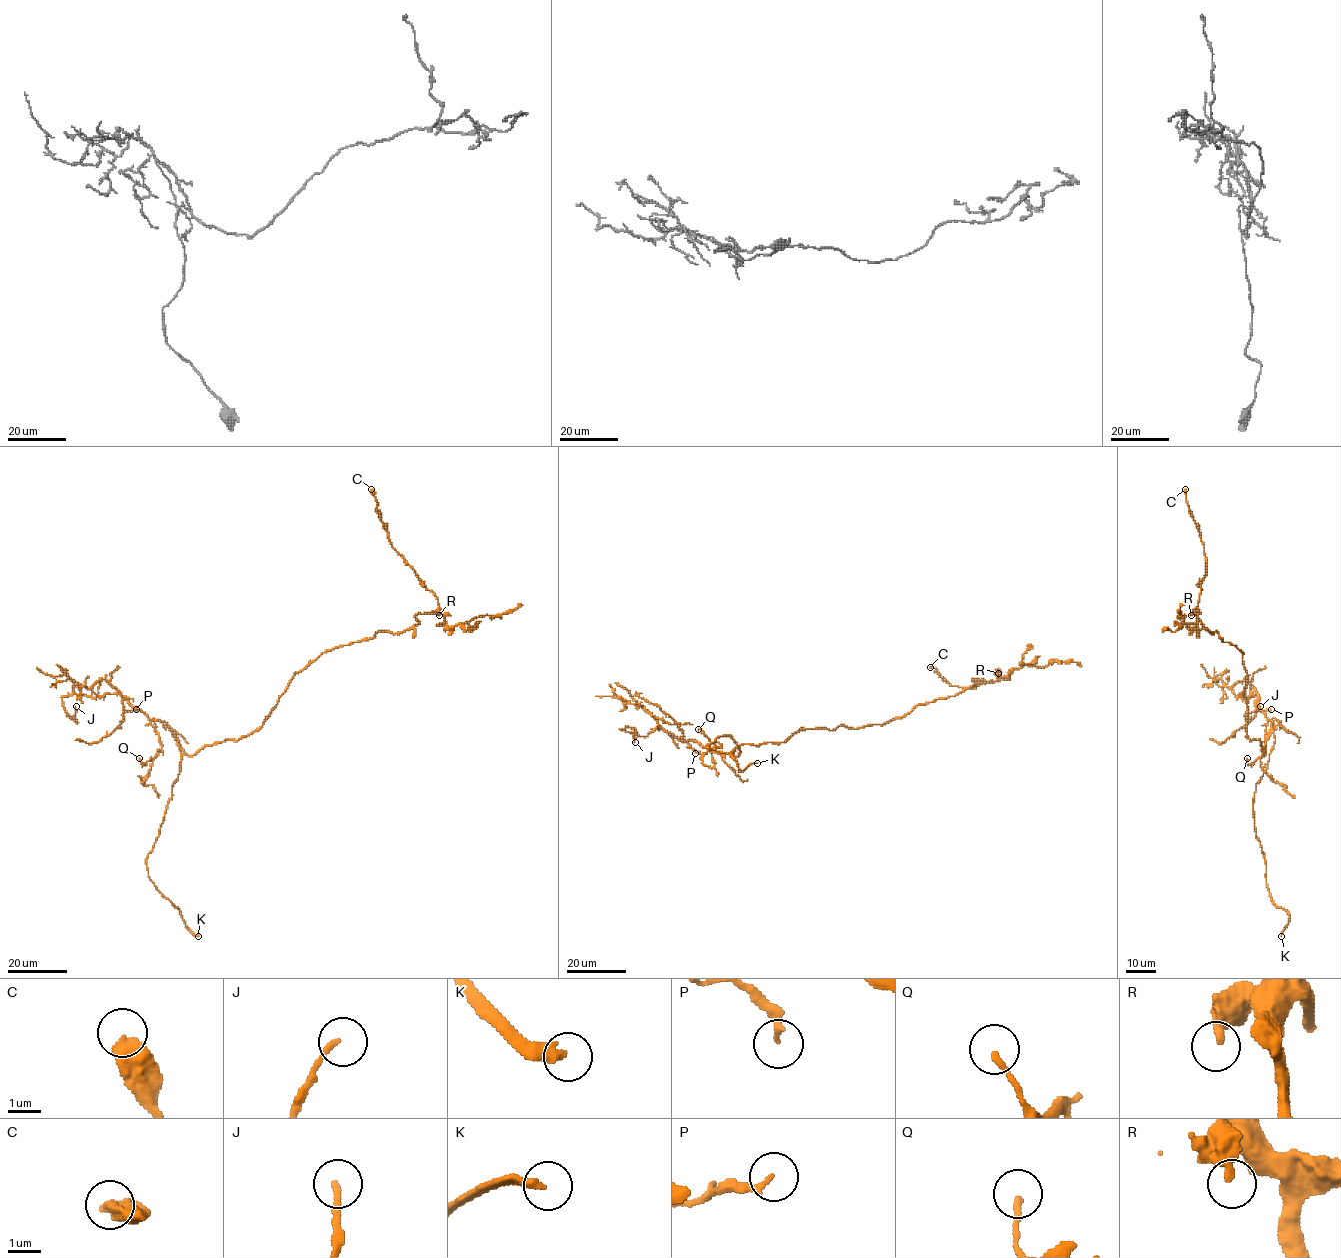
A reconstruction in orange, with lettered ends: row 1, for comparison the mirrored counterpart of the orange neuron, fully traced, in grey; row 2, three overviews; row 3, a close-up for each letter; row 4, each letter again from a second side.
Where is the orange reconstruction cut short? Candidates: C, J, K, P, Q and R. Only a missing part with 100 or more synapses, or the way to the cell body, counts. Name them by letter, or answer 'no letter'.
K

